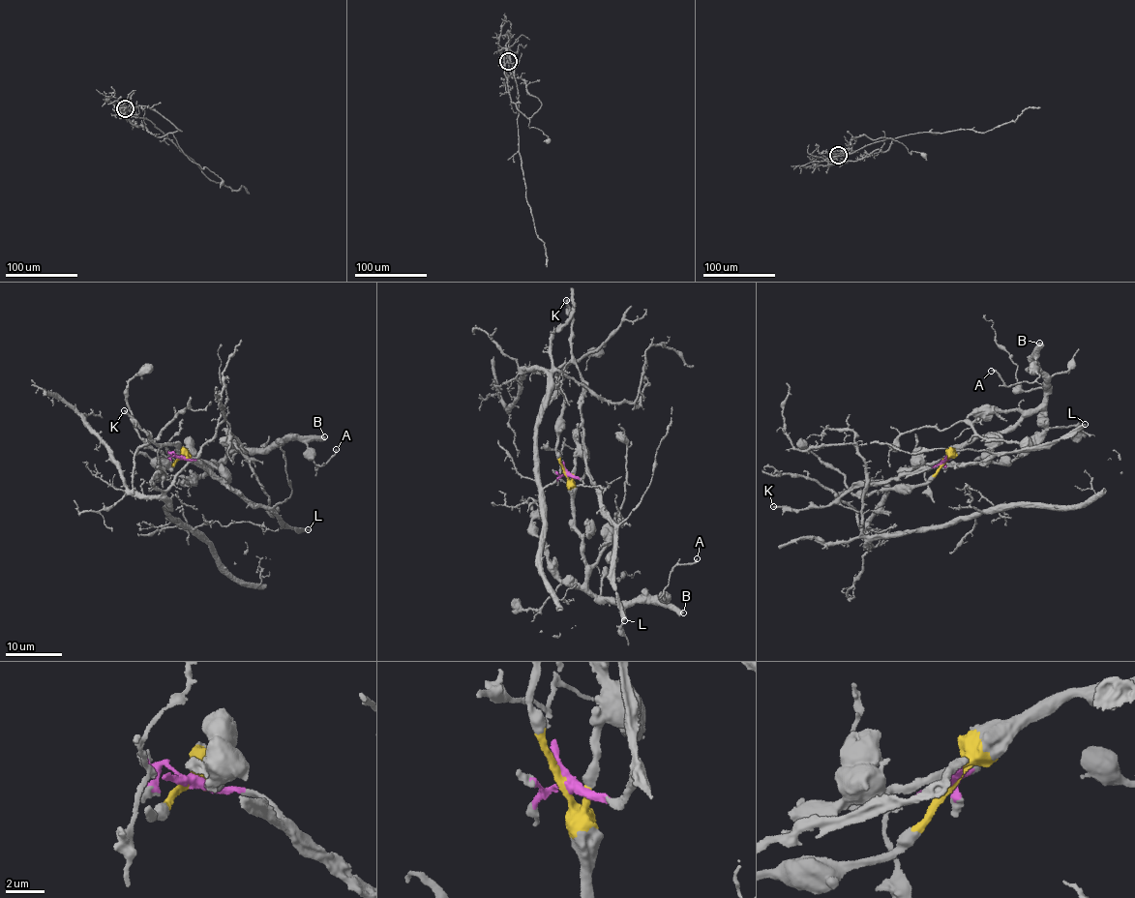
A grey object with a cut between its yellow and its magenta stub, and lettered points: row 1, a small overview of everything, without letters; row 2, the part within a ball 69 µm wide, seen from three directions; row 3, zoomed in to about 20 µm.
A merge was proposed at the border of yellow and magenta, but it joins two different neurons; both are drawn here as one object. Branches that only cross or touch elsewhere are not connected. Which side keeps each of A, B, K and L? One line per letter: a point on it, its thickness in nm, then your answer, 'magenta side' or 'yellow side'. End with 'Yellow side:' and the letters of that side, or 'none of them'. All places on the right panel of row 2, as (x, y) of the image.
A: place (991, 371); calibre 240 nm; yellow side
B: place (1039, 343); calibre 500 nm; yellow side
K: place (773, 506); calibre 280 nm; magenta side
L: place (1085, 424); calibre 360 nm; magenta side
Yellow side: A, B

